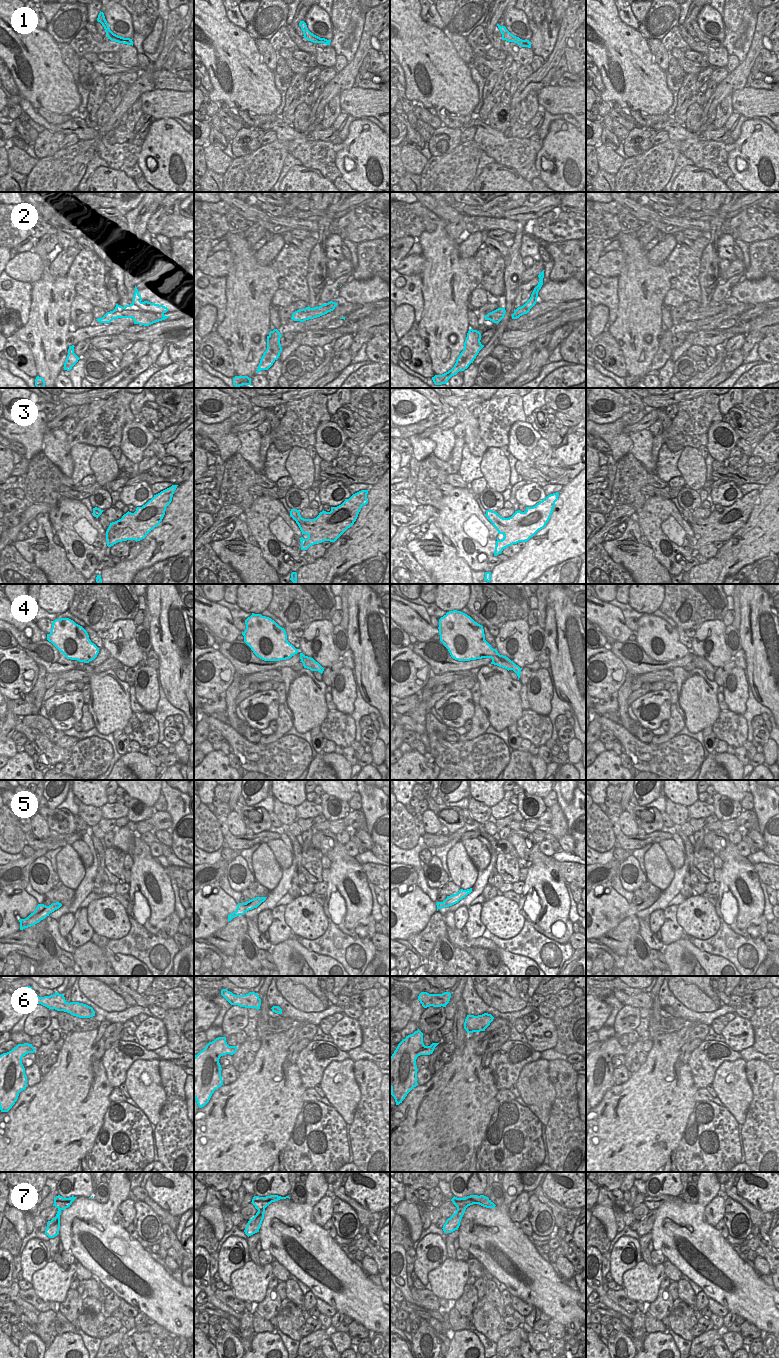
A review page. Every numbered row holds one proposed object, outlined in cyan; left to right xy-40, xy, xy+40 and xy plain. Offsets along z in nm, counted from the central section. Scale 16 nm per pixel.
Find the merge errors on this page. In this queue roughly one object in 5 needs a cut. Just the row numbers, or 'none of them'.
2, 7

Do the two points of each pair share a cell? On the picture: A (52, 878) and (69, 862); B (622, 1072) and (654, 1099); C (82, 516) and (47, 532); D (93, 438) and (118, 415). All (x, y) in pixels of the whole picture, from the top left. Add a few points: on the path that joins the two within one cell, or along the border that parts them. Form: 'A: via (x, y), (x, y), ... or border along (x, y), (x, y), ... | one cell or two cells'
A: border along (56, 872), (60, 880) | two cells
B: border along (630, 1074), (624, 1082), (615, 1085) | two cells
C: border along (49, 521), (54, 534) | two cells
D: via (99, 432), (113, 419) | one cell

